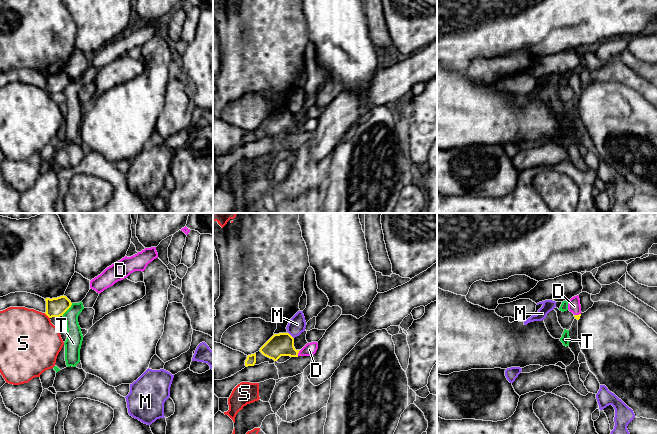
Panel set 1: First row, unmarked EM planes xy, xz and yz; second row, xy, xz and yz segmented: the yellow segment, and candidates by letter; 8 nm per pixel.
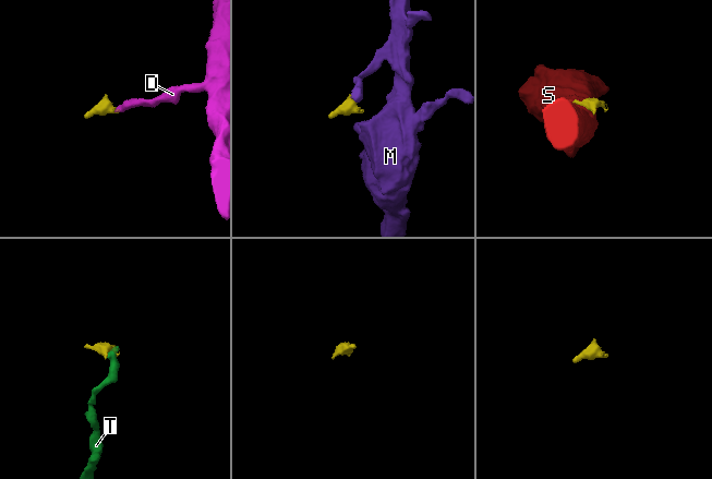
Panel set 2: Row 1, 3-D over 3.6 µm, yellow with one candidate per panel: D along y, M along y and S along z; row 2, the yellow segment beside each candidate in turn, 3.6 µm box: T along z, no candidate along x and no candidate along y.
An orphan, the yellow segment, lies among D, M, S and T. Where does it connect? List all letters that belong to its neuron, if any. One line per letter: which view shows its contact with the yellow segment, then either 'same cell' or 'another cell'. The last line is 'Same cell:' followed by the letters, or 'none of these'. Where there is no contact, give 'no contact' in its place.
D: meets yellow in xz; same cell
M: meets yellow in xz; another cell
S: meets yellow in xy; another cell
T: meets yellow in xy; another cell
Same cell: D

